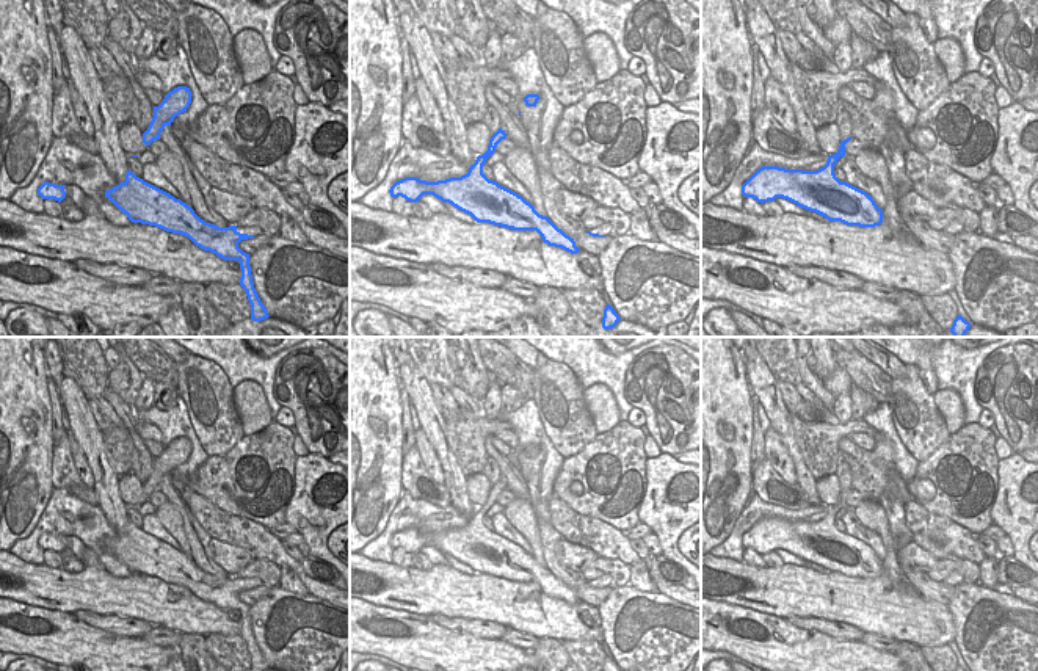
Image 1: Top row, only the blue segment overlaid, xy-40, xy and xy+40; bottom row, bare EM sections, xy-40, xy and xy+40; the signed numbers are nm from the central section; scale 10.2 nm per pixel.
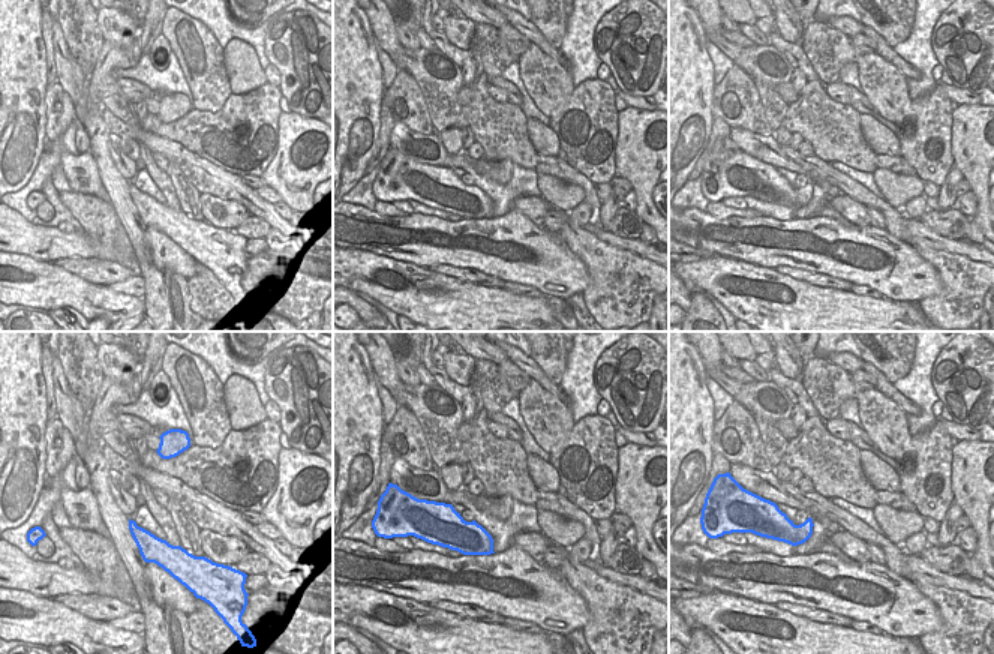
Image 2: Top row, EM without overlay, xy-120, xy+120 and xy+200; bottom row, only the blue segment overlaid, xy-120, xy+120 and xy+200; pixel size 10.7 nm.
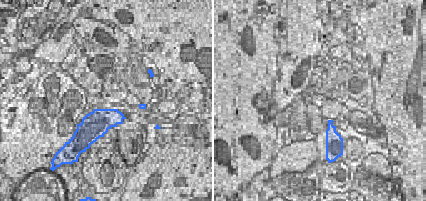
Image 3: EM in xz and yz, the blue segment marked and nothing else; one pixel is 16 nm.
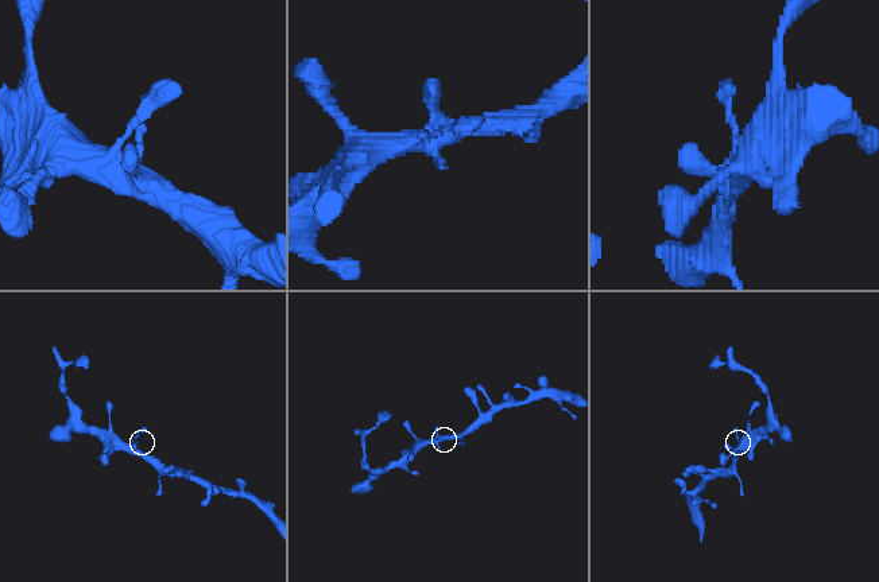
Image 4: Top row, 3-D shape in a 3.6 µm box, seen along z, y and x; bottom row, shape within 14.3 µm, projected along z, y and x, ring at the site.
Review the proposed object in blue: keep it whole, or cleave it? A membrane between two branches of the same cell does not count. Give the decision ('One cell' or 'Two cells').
One cell.

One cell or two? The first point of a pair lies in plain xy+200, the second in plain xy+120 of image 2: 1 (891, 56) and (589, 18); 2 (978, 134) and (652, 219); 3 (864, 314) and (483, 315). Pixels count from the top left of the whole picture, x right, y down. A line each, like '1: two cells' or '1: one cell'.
1: two cells
2: one cell
3: one cell

